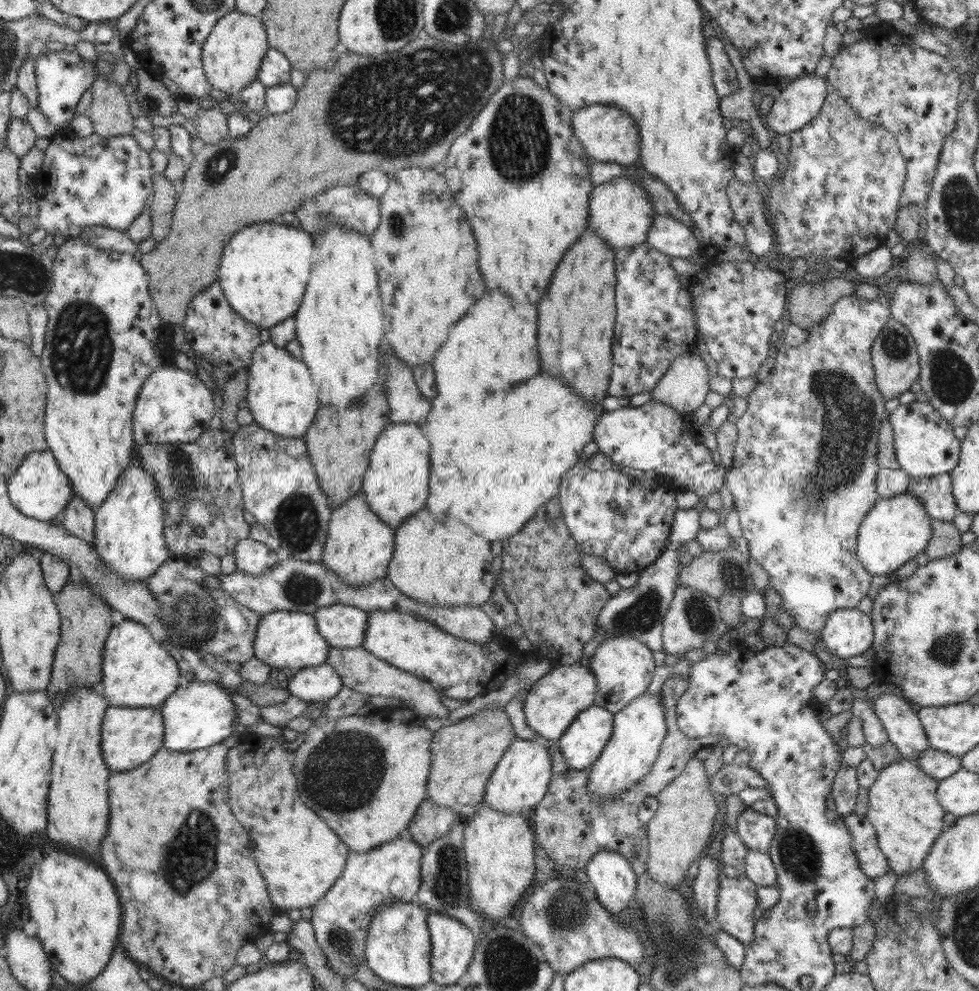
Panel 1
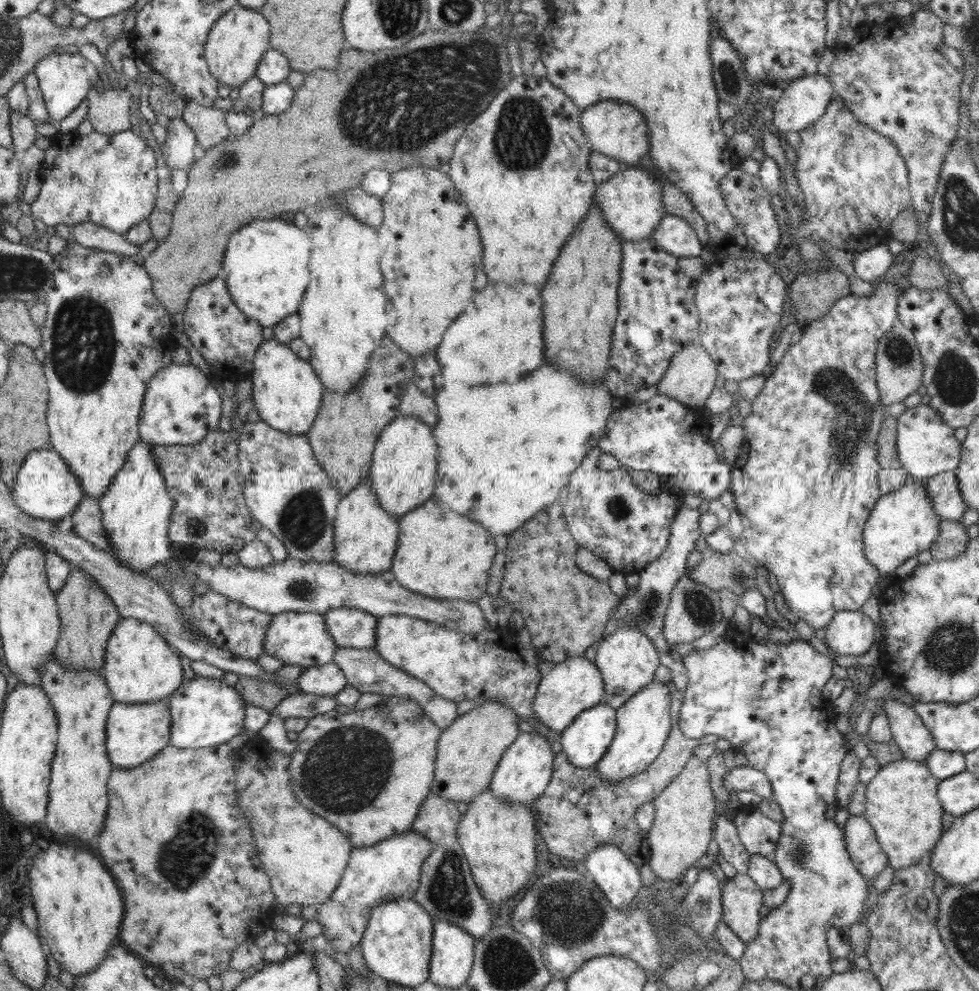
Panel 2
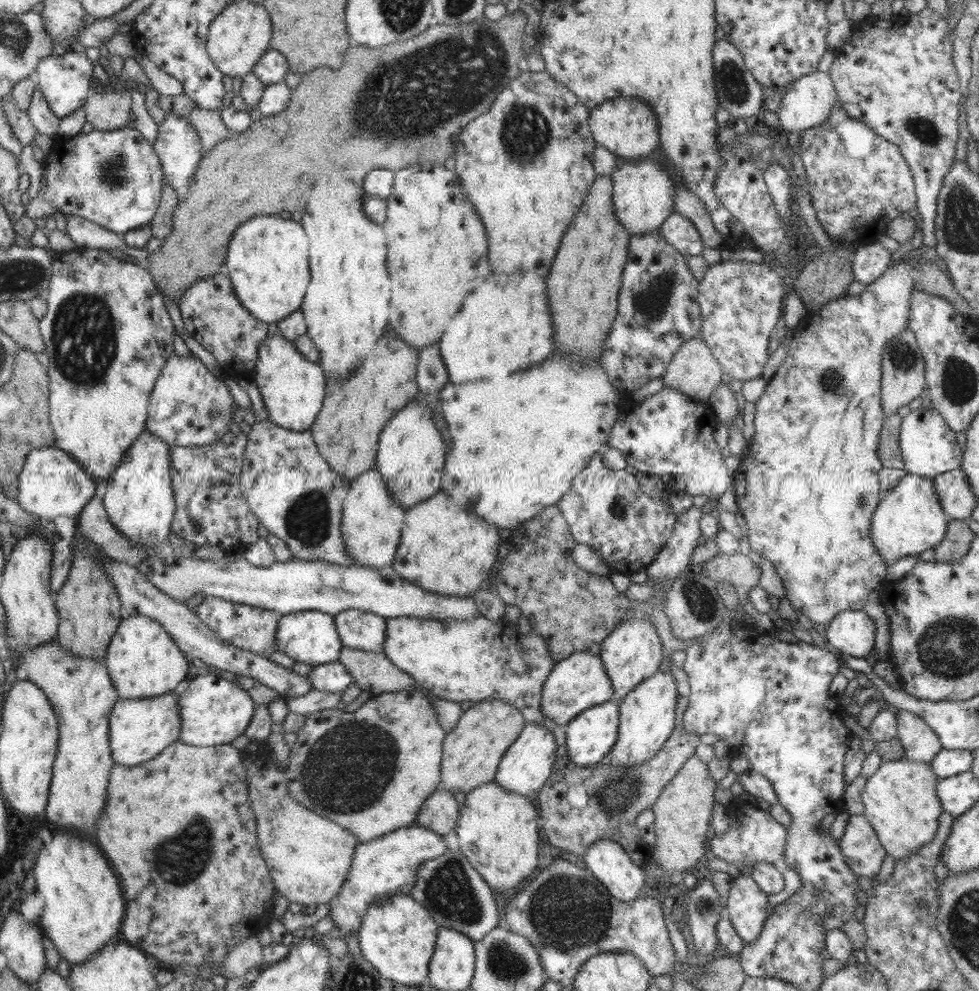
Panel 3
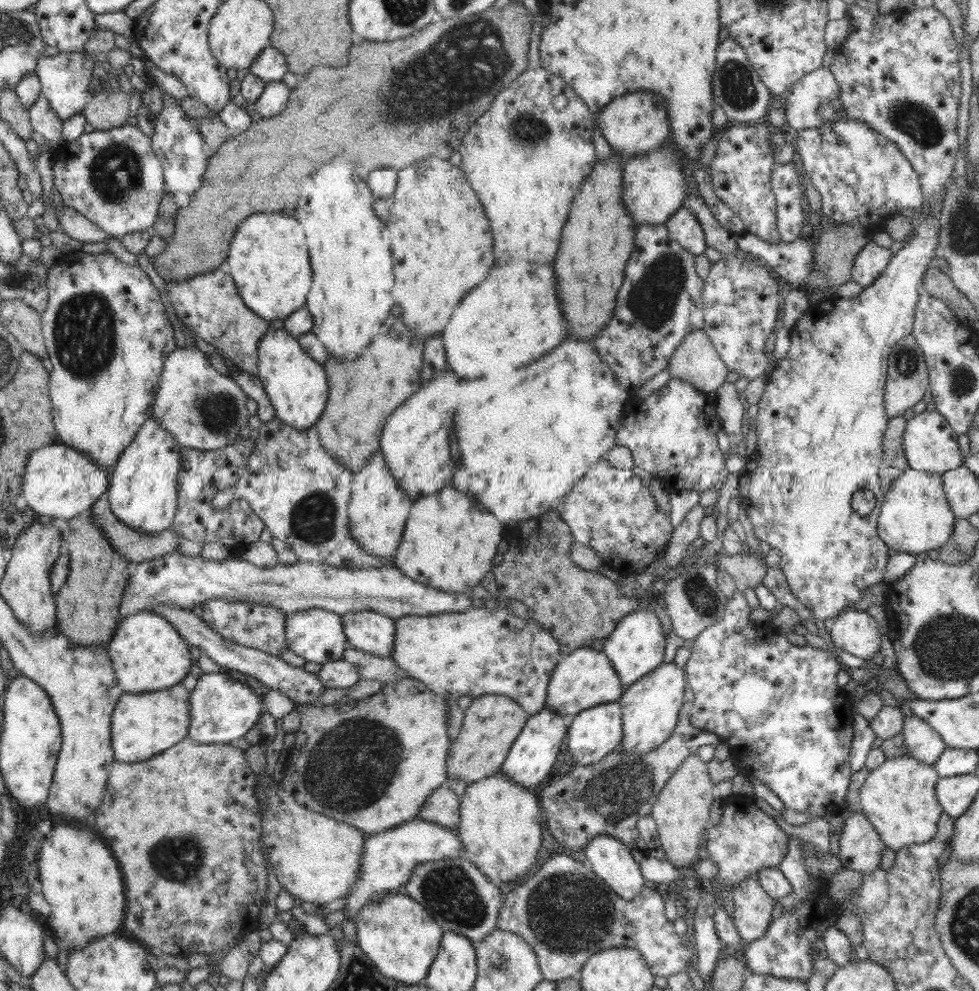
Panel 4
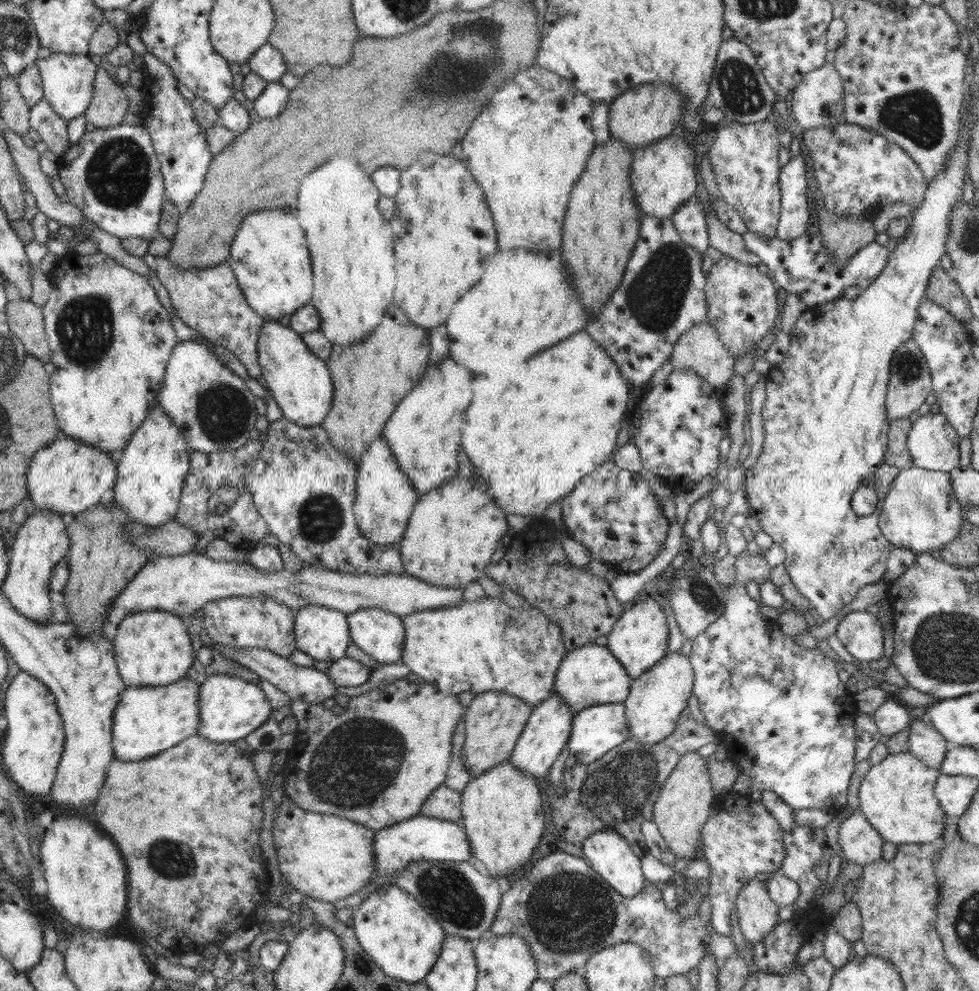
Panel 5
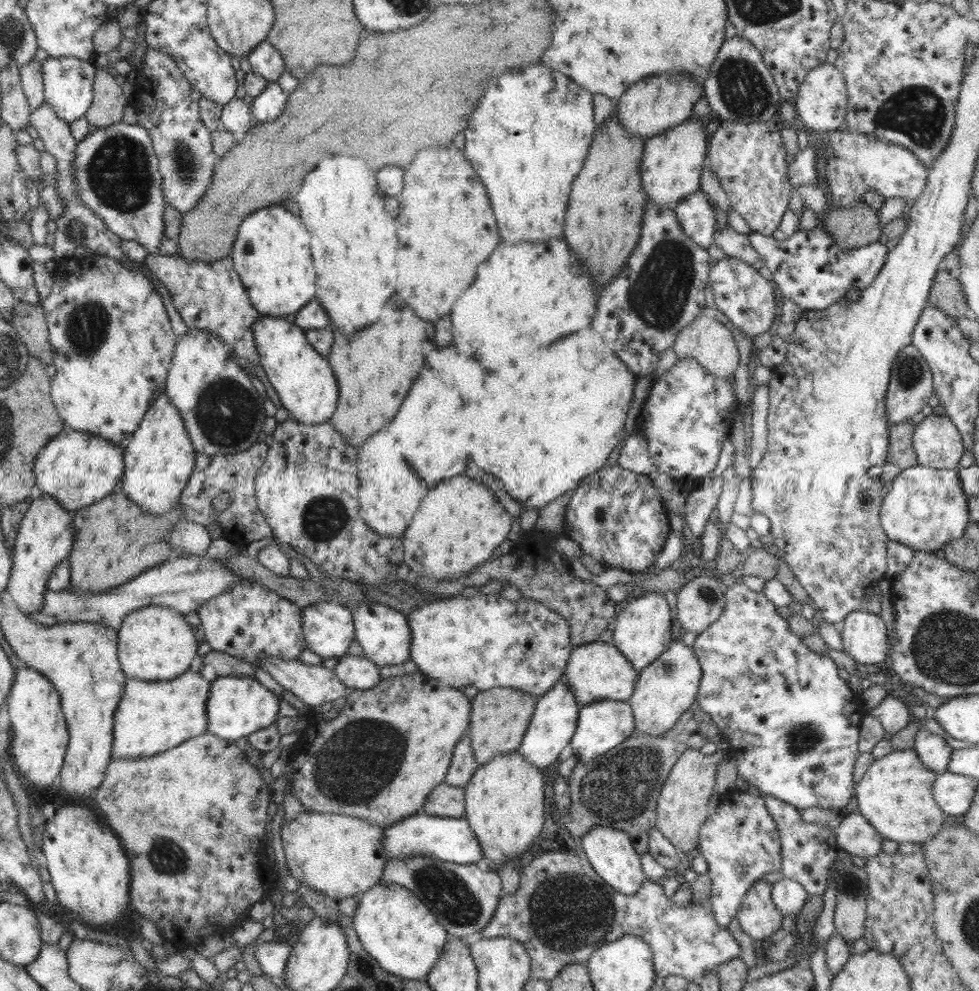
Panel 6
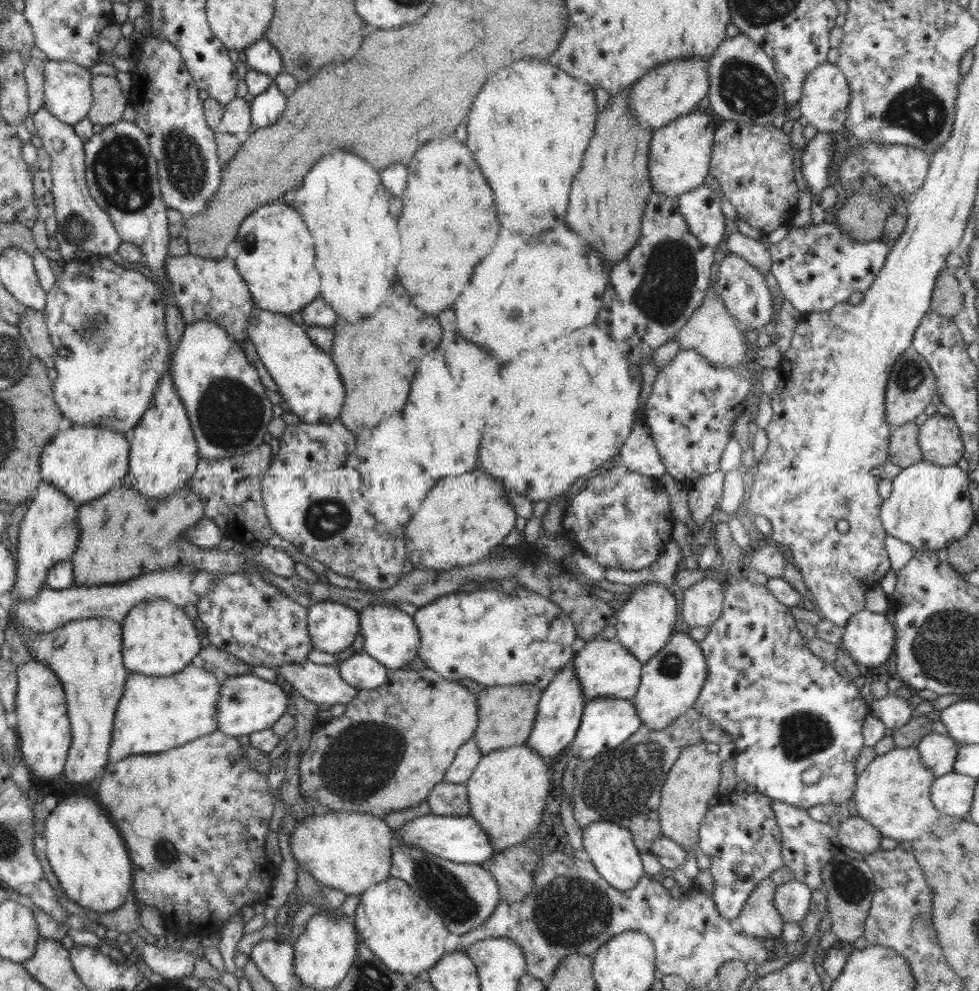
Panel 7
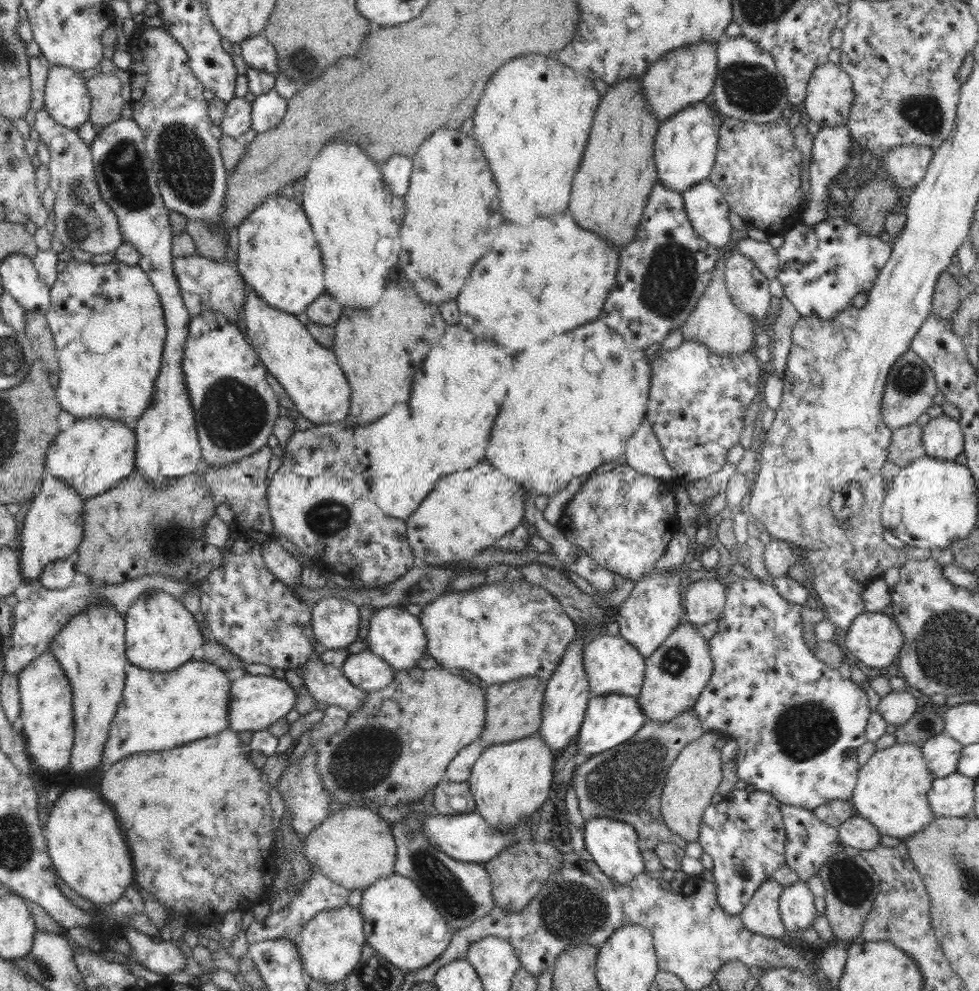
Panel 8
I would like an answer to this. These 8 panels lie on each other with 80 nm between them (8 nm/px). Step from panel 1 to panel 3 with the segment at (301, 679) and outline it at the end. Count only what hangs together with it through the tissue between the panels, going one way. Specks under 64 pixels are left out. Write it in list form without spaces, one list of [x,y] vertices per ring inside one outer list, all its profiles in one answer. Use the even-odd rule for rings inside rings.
[[[339,660],[316,665],[307,676],[308,681],[312,683],[312,689],[326,692],[343,692],[354,684],[352,675]]]

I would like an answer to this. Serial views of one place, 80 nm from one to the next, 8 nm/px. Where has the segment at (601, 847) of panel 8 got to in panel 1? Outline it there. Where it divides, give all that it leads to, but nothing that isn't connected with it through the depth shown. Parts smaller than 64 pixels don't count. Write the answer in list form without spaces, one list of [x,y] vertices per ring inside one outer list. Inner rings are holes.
[[[595,850],[584,870],[598,901],[610,915],[618,916],[635,898],[638,876],[617,852]]]

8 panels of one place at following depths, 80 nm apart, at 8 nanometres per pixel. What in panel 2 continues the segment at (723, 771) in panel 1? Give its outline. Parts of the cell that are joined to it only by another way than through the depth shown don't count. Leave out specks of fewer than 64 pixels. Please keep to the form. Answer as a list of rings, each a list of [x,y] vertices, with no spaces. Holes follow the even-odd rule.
[[[739,766],[726,771],[723,785],[728,791],[756,791],[756,794],[759,794],[762,799],[770,801],[773,798],[773,790],[768,777],[762,771],[750,766]]]

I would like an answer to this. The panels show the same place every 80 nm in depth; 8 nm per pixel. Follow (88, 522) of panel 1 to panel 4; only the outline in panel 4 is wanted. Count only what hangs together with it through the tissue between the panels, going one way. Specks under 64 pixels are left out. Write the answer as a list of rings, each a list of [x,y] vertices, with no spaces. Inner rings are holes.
[[[107,492],[94,501],[89,511],[110,545],[130,563],[138,564],[179,550],[177,540],[180,535],[171,528],[148,535],[148,531],[134,530],[120,522],[110,508]]]

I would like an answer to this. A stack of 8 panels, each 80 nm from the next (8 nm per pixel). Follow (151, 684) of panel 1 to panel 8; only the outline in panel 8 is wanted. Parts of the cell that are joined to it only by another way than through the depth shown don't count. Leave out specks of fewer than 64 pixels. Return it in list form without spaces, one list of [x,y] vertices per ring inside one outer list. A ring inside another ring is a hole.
[[[156,591],[147,594],[147,596],[139,596],[130,605],[123,617],[125,620],[125,655],[127,656],[127,662],[144,670],[152,672],[173,671],[192,659],[193,652],[196,652],[196,649],[205,643],[205,639],[198,629],[198,623],[194,619],[194,614],[190,613],[182,605],[181,599],[174,598],[164,591]]]

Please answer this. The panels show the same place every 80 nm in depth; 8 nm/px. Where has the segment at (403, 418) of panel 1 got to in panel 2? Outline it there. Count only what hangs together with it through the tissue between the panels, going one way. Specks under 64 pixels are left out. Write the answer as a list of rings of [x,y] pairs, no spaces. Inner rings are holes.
[[[413,381],[407,382],[404,394],[400,397],[402,400],[400,400],[398,411],[402,417],[414,417],[425,424],[436,426],[438,412],[436,412],[434,400],[420,392]]]

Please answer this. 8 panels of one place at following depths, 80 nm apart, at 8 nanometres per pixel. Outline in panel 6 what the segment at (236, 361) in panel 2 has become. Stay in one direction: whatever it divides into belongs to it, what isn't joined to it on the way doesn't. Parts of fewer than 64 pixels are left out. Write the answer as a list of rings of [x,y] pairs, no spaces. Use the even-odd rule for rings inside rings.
[[[147,254],[142,263],[156,274],[156,278],[168,289],[176,312],[188,328],[213,332],[224,344],[232,347],[240,360],[260,366],[252,332],[253,324],[260,314],[250,302],[247,288],[234,270],[230,256],[214,262],[204,262],[185,260],[178,254]]]

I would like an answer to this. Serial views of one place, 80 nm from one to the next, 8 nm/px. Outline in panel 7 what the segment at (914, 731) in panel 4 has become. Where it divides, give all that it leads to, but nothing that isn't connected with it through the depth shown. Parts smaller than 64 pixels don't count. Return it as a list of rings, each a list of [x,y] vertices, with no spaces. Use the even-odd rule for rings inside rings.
[[[934,732],[925,734],[917,749],[921,761],[933,772],[935,777],[944,776],[954,770],[959,748],[951,737]]]

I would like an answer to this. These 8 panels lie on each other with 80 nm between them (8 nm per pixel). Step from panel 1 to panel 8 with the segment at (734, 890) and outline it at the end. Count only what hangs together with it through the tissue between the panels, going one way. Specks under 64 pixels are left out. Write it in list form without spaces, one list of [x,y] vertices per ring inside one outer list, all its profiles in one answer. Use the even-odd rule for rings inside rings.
[[[774,879],[760,884],[758,891],[750,898],[740,914],[742,923],[748,931],[762,936],[781,939],[786,932],[779,912],[779,899],[784,886]]]

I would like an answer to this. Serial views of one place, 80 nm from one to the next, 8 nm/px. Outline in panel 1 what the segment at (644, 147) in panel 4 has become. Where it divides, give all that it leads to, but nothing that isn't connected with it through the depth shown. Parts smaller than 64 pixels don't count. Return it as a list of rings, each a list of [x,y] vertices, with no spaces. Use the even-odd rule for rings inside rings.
[[[589,104],[577,110],[572,117],[575,137],[582,143],[588,160],[616,162],[623,166],[634,164],[639,158],[639,134],[635,120],[617,106]]]

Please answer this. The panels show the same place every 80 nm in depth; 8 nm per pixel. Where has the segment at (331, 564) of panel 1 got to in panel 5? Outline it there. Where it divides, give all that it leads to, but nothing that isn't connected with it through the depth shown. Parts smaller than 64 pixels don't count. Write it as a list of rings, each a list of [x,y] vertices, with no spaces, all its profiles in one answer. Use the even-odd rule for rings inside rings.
[[[384,436],[370,443],[356,468],[353,511],[362,539],[385,547],[396,545],[404,537],[408,519],[419,498],[417,490],[413,488],[412,481],[400,471]]]

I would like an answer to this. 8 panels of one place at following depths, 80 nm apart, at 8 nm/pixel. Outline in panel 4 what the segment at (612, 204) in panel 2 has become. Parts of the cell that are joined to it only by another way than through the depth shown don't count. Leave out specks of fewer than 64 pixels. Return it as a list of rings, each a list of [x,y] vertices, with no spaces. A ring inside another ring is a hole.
[[[662,146],[656,148],[646,155],[636,154],[628,157],[627,162],[623,166],[623,189],[622,196],[623,205],[627,210],[627,214],[632,217],[636,224],[636,228],[646,224],[662,224],[665,223],[680,207],[683,206],[683,200],[686,196],[690,196],[688,190],[688,182],[684,178],[684,170],[680,167],[680,158],[683,158],[682,152],[675,150],[675,147],[667,146],[664,149]]]

